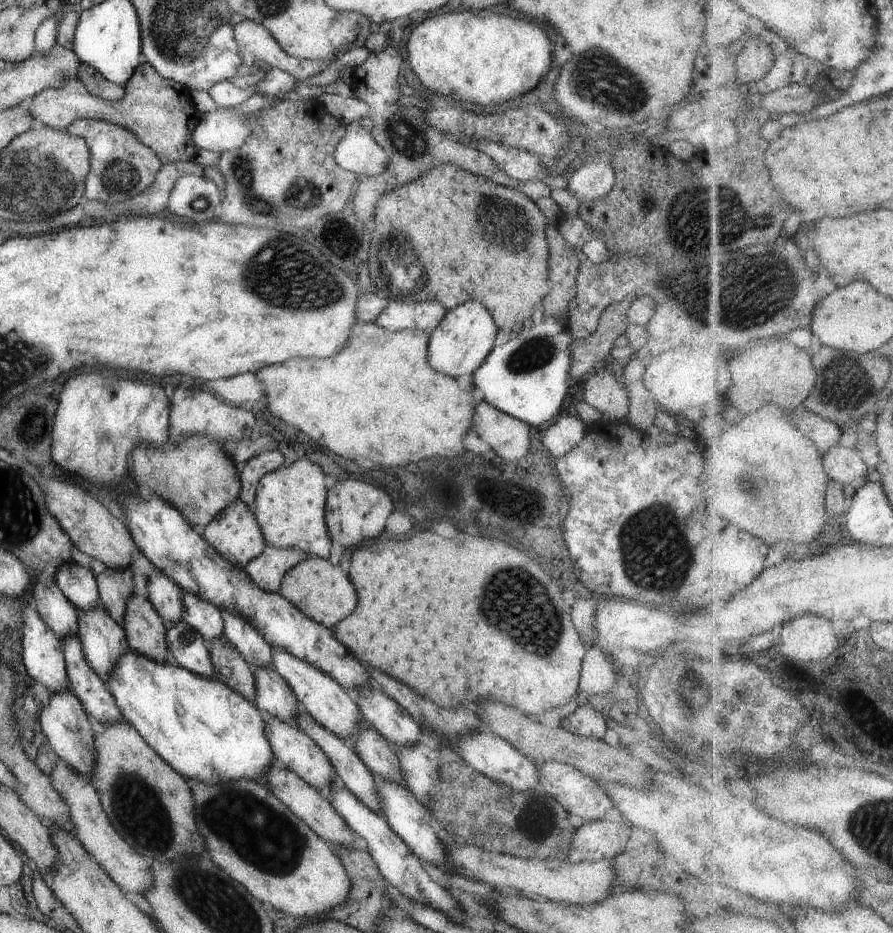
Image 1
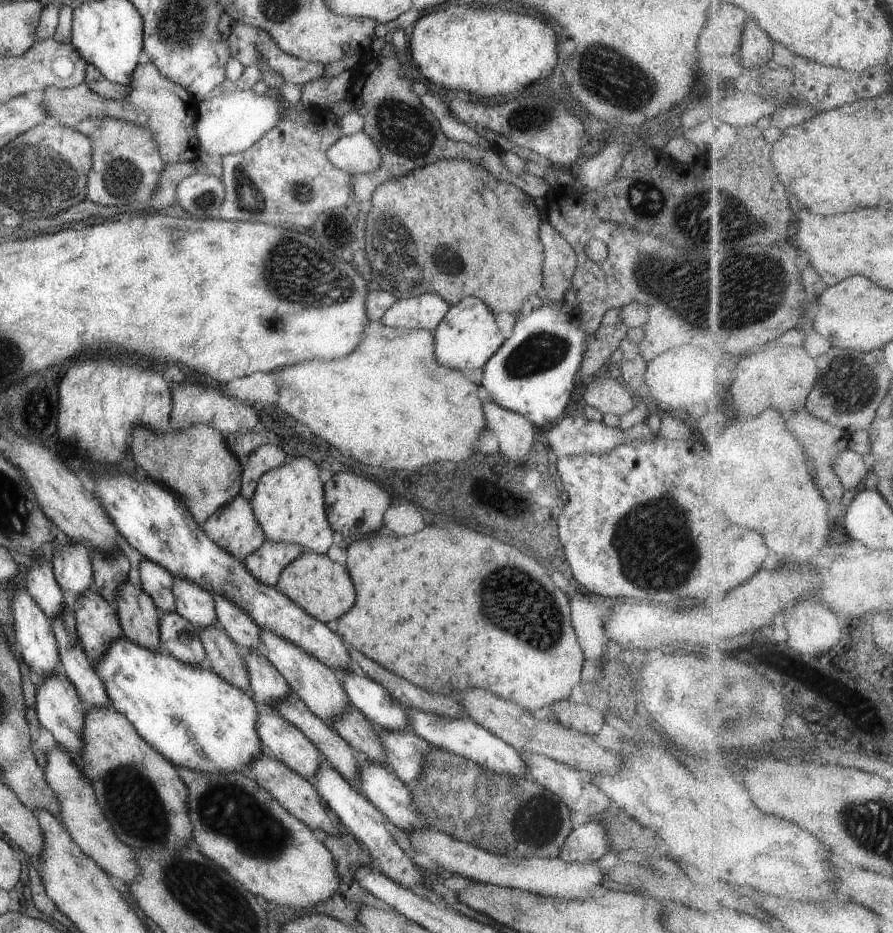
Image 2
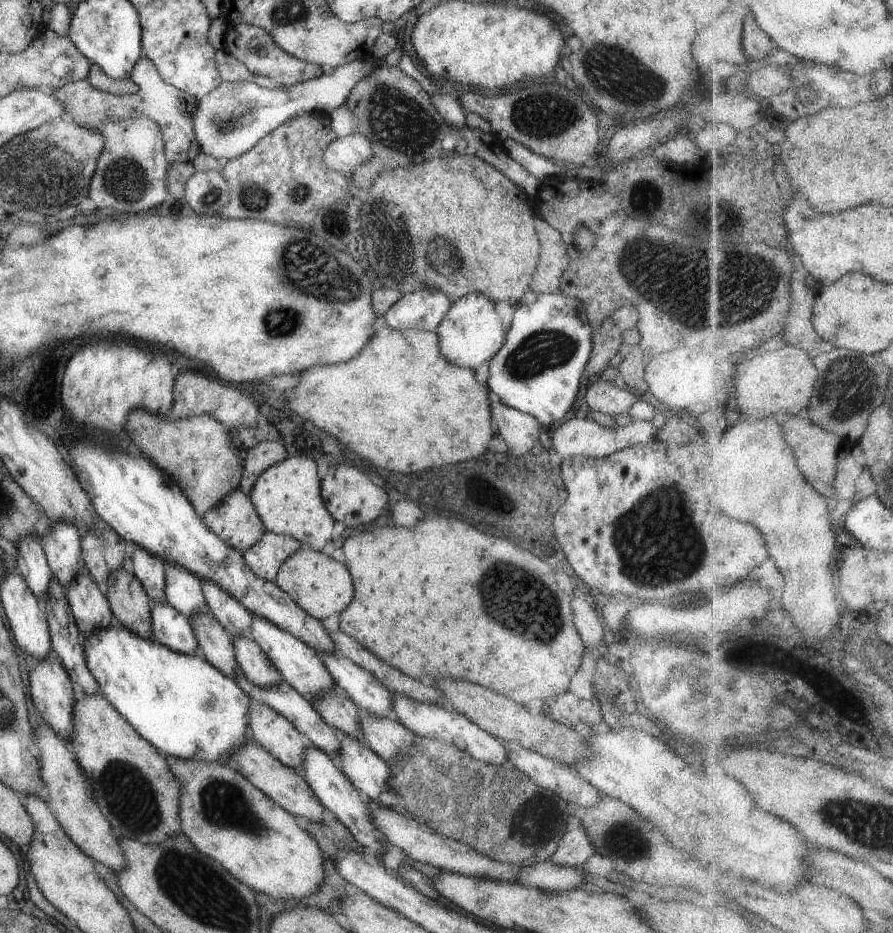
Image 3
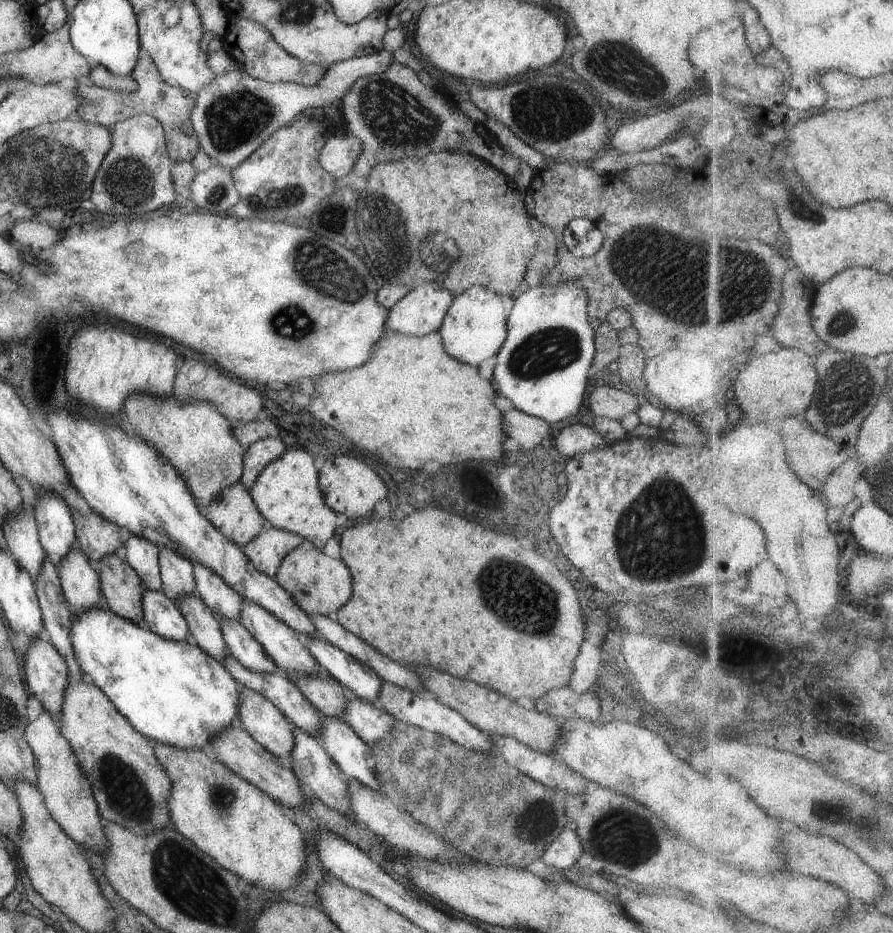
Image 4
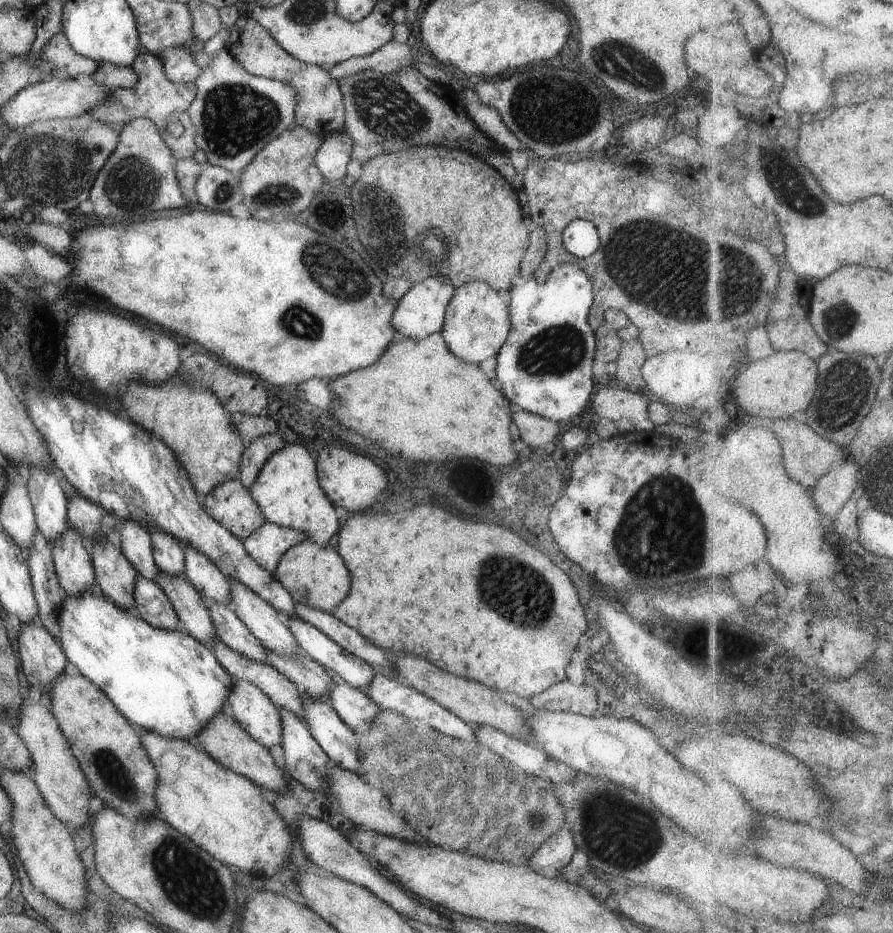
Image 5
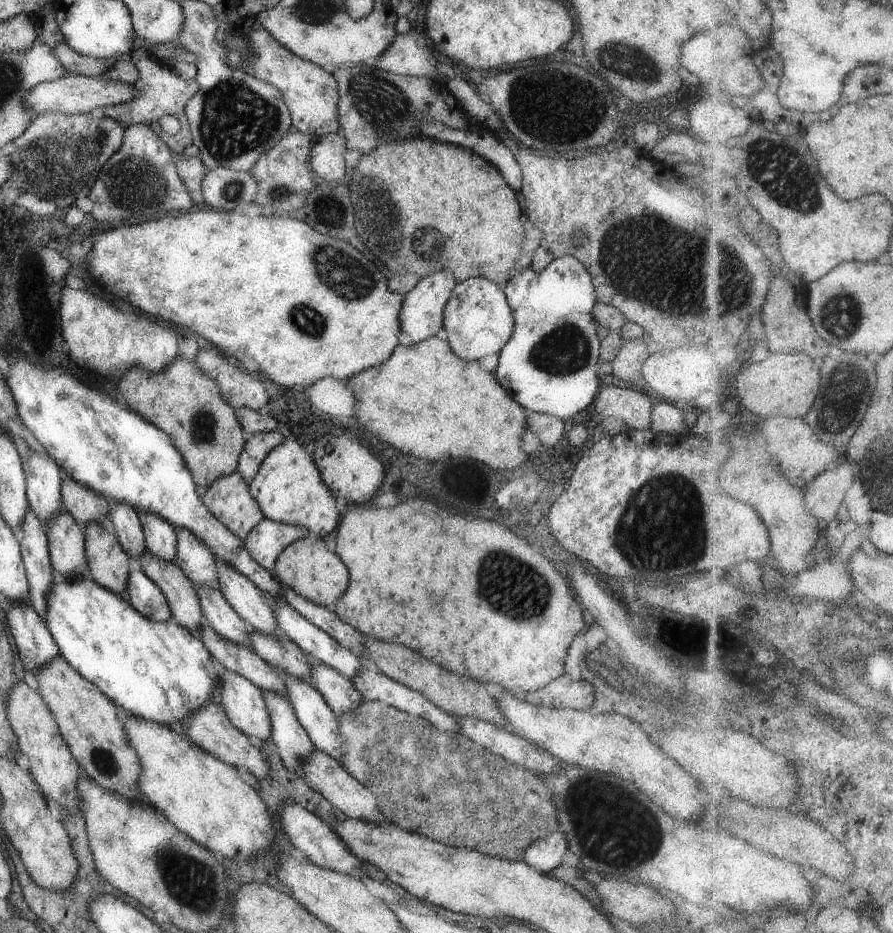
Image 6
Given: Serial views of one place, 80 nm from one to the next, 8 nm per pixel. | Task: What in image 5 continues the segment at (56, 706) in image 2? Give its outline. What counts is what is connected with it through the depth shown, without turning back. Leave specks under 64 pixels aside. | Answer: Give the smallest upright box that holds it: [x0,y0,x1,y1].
[17,620,67,700]

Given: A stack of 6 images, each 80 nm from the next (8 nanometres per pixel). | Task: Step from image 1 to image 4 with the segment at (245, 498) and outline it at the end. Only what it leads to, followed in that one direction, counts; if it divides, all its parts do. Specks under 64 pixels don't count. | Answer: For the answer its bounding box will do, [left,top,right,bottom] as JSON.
[238,437,285,491]

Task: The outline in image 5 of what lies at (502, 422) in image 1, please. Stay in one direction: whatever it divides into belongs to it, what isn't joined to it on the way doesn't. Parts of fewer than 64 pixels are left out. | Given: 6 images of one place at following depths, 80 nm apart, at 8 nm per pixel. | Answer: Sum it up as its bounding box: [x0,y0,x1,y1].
[512,409,557,448]

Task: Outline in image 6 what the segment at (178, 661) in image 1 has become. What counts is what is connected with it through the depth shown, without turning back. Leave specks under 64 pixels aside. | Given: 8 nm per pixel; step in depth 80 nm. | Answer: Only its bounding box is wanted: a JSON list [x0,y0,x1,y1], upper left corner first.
[125,566,171,622]

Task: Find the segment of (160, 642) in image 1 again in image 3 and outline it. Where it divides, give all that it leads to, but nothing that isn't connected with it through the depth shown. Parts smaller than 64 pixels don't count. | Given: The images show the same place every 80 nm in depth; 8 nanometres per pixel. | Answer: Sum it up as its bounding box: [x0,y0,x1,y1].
[103,568,152,638]

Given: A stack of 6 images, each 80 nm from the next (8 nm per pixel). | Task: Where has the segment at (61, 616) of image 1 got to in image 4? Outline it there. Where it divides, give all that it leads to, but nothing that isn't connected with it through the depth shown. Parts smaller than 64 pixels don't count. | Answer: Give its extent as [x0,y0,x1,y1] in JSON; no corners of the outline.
[1,506,45,582]

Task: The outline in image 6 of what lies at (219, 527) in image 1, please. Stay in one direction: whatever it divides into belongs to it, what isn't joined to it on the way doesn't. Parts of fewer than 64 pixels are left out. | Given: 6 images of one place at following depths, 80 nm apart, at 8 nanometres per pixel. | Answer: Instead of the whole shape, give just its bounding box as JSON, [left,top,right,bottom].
[201,470,264,541]

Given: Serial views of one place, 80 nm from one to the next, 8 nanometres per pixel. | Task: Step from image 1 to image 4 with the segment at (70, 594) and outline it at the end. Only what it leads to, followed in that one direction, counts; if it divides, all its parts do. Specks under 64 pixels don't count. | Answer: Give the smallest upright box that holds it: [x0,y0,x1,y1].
[34,493,75,566]

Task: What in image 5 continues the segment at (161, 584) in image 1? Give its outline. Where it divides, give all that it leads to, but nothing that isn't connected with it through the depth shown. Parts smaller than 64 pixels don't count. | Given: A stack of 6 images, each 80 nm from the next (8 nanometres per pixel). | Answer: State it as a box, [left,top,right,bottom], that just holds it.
[119,520,158,582]

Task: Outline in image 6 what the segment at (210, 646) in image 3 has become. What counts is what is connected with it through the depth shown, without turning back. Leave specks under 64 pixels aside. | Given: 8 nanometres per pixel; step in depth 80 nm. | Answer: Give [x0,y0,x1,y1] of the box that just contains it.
[132,550,204,632]

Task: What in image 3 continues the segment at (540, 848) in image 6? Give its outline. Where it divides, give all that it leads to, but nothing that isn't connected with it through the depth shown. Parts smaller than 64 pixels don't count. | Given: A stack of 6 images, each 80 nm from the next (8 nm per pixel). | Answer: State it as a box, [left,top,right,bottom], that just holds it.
[549,824,594,867]

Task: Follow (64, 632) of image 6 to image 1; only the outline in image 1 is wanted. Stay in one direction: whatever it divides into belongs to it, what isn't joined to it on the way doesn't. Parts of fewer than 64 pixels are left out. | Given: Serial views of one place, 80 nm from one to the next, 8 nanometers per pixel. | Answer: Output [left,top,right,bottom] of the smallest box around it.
[105,650,276,783]

